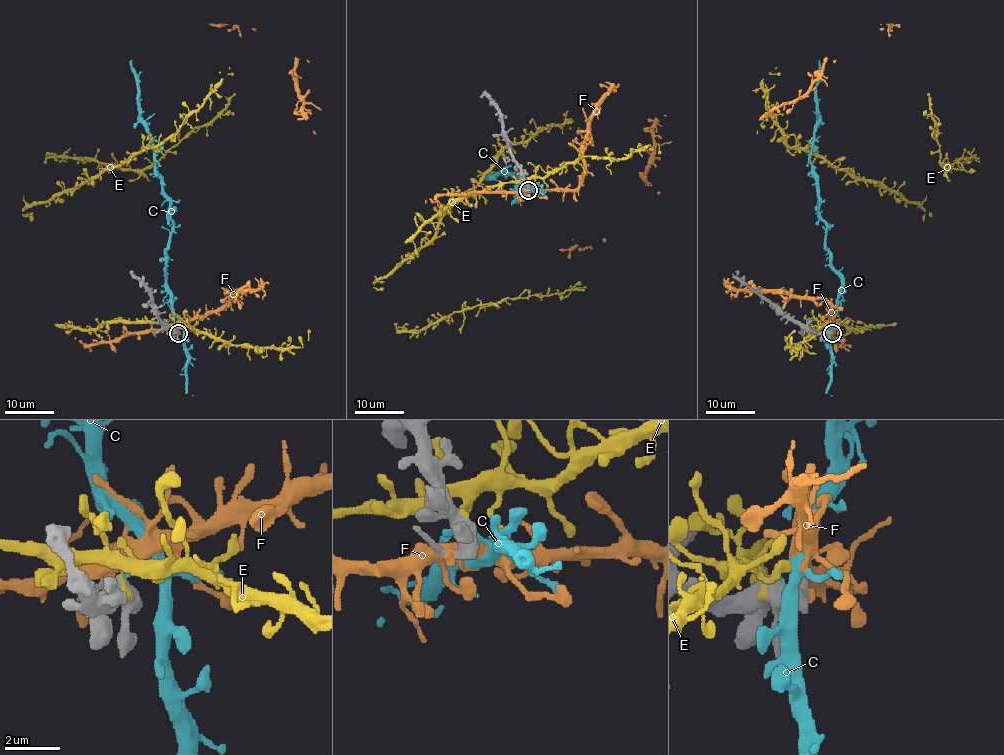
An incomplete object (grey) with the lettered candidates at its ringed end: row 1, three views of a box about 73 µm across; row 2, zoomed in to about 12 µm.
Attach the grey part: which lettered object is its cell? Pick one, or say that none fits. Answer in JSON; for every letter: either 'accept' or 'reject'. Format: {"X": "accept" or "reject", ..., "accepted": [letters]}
{"C": "reject", "E": "reject", "F": "reject", "accepted": []}

